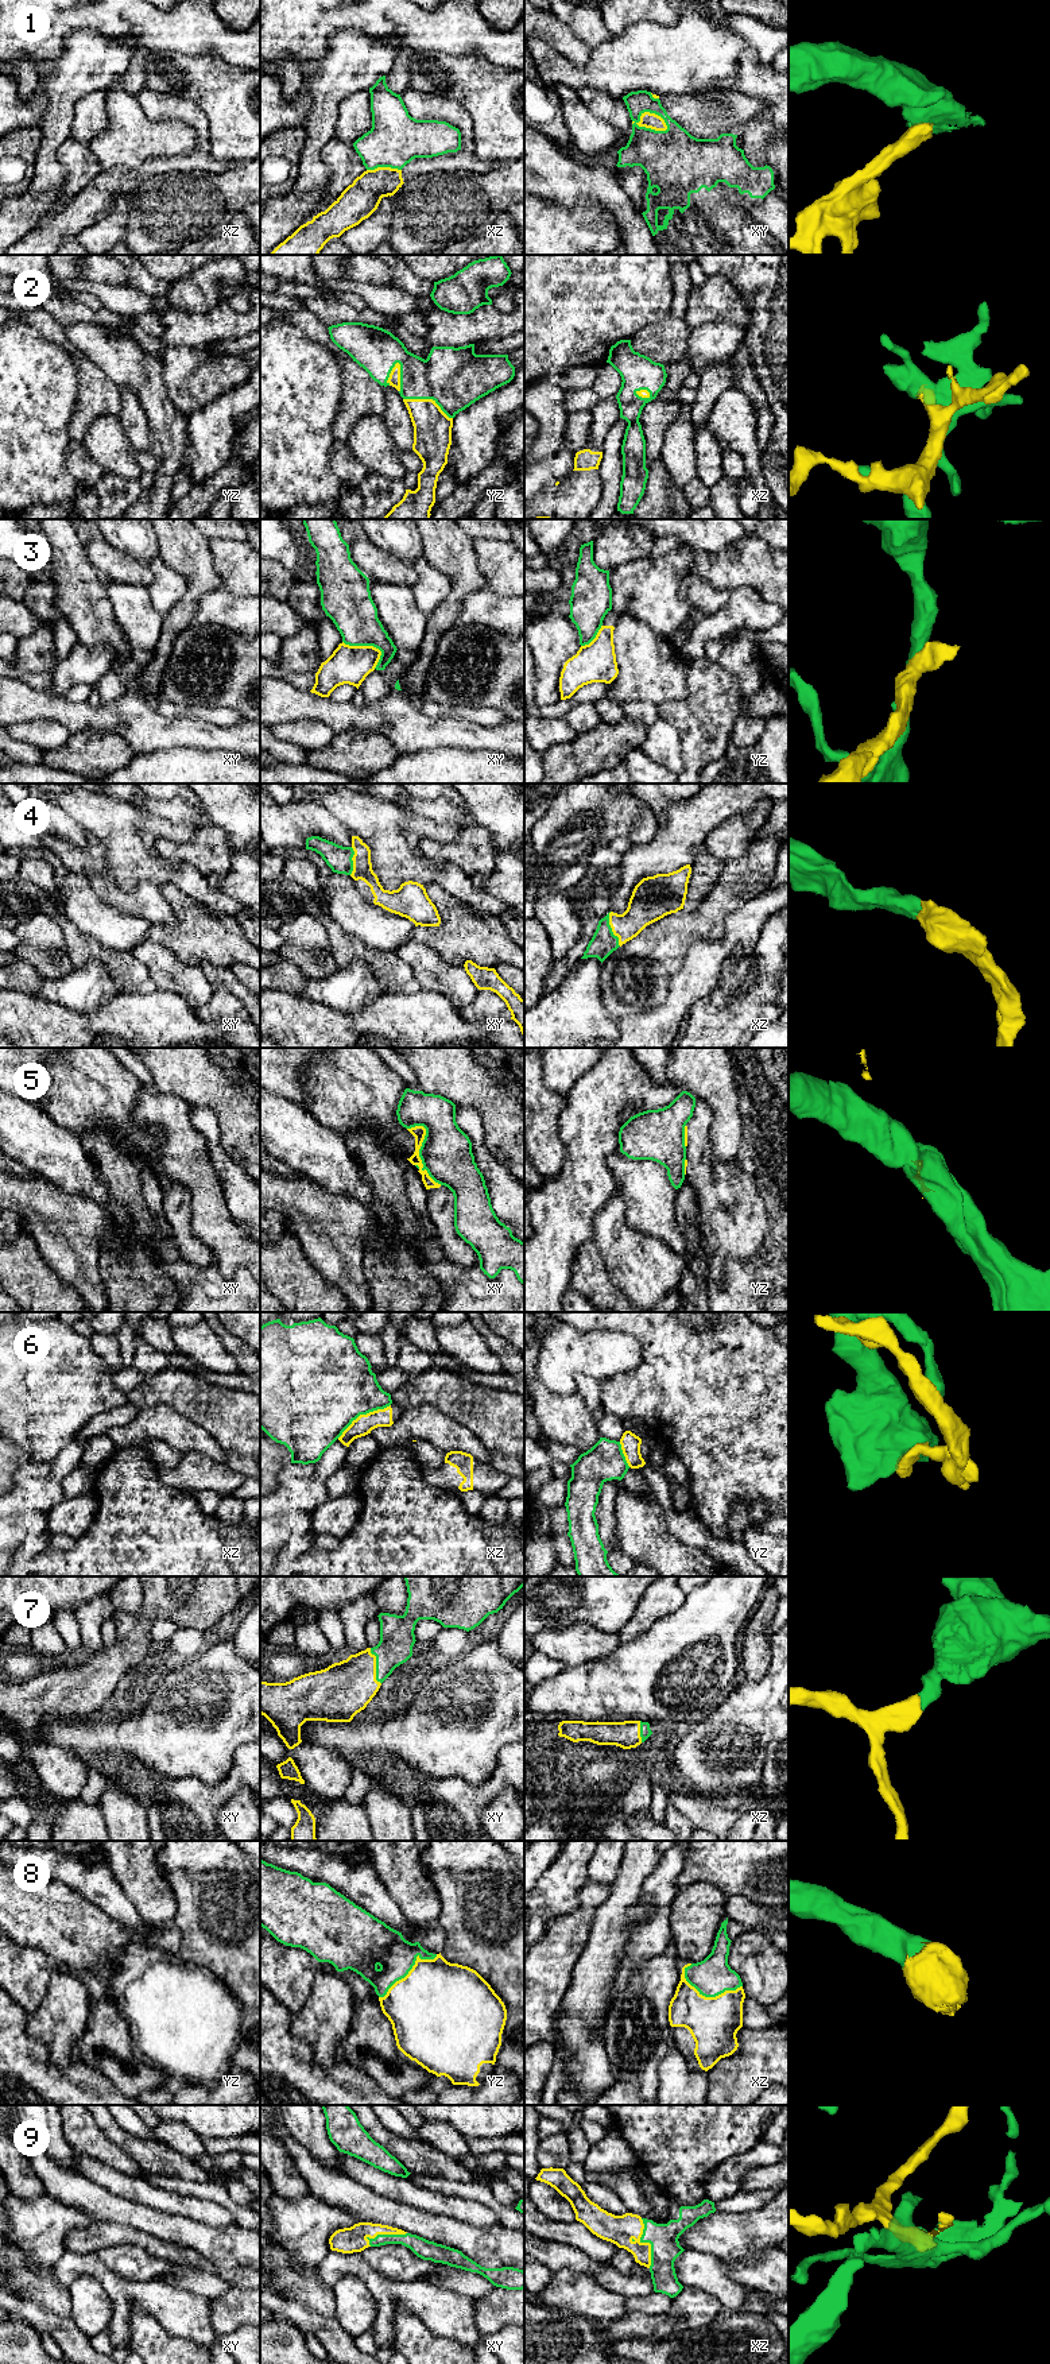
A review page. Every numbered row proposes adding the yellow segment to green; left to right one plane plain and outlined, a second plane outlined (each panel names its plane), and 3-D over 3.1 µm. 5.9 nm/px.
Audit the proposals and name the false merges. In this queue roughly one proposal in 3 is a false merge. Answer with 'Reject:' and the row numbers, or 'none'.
Reject: 1, 3, 5, 6

